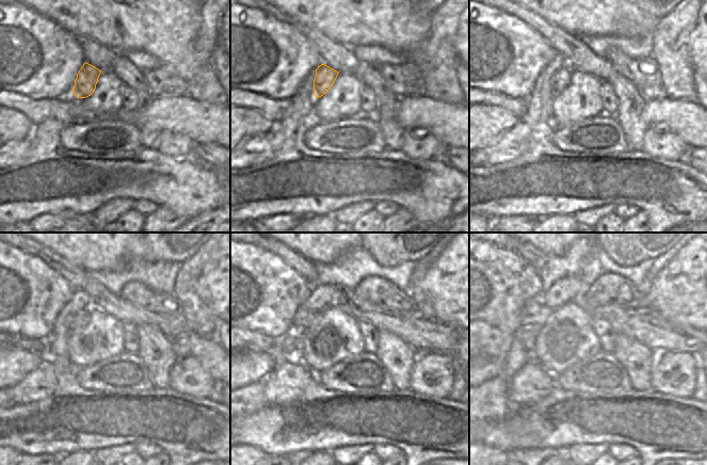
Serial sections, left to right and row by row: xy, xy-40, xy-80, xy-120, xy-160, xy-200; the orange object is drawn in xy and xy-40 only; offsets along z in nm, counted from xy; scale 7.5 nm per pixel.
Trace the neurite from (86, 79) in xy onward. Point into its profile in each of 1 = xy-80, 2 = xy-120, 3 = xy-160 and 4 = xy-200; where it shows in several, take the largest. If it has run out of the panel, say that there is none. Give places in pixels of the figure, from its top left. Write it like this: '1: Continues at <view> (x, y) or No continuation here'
1: Continues at xy-80 (562, 78)
2: Continues at xy-120 (78, 320)
3: Continues at xy-160 (304, 319)
4: Continues at xy-200 (534, 313).

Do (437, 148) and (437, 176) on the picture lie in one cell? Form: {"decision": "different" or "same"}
{"decision": "different"}

